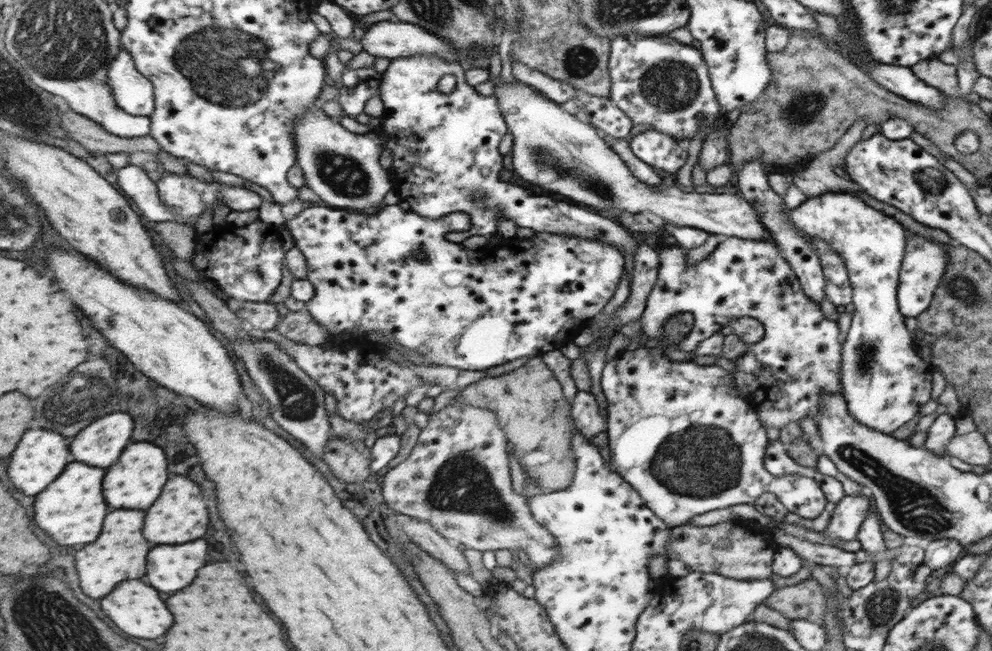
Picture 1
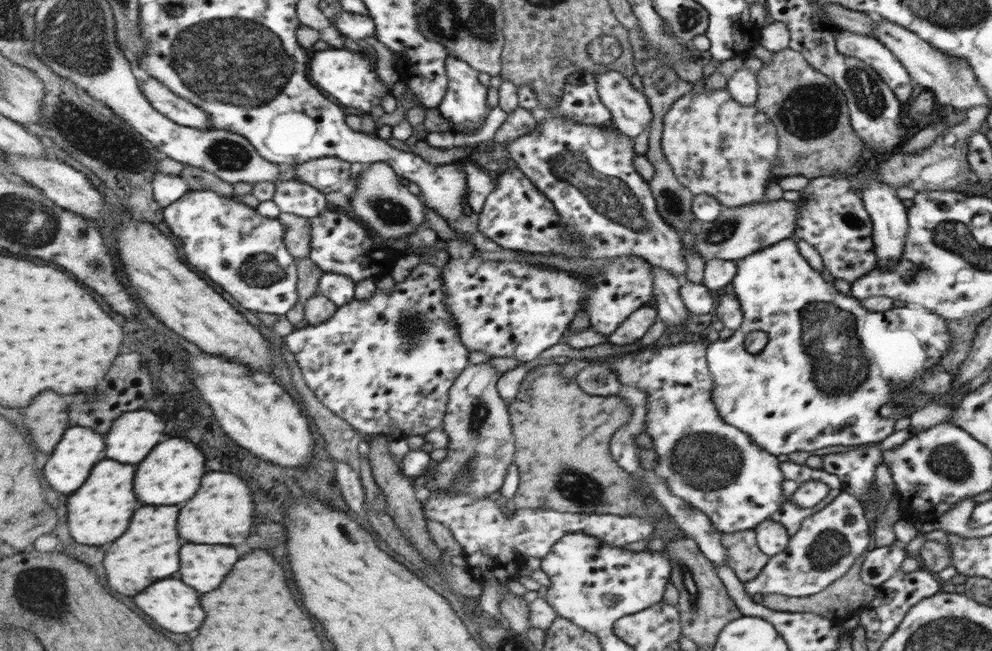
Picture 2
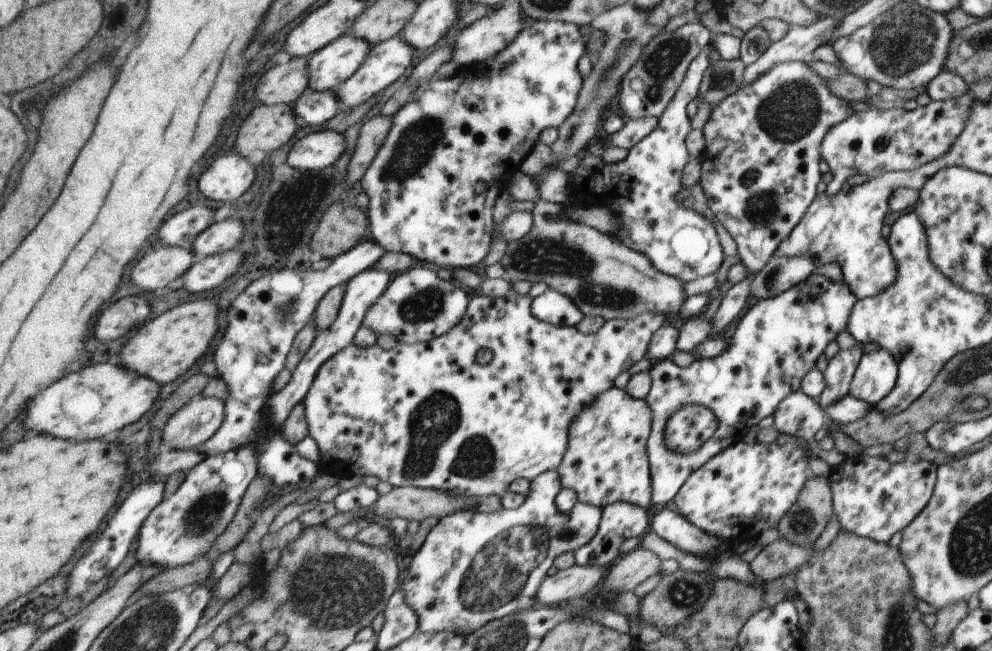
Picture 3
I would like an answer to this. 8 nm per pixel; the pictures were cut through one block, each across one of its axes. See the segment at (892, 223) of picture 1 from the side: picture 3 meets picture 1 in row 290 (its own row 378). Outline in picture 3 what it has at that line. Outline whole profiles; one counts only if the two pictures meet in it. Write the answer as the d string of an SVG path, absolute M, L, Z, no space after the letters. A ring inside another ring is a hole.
M880 348L861 356L856 367L849 394L854 398L865 400L870 406L876 406L879 400L886 398L894 390L896 376L899 376L899 366L896 366L894 358L886 349Z

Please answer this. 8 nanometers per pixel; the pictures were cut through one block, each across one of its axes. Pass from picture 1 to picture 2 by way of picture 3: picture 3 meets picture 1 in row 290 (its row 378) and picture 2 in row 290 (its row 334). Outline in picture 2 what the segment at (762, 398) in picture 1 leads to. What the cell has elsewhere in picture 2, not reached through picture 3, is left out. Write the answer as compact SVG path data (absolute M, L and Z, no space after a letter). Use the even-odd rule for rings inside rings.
M792 238L784 239L772 247L764 248L763 251L756 251L755 255L735 262L738 265L738 274L735 276L732 286L743 310L743 323L738 330L734 331L730 339L717 340L716 342L710 342L708 345L708 365L716 384L714 403L718 408L718 412L728 424L735 425L736 428L748 433L748 436L760 448L766 449L774 456L789 455L802 450L812 452L812 450L826 448L826 446L859 446L868 444L868 442L881 443L882 440L888 438L895 431L894 423L898 420L898 418L881 415L880 410L886 404L896 401L897 404L900 404L900 407L904 407L905 410L899 414L901 417L910 416L912 412L926 406L926 404L930 404L930 397L924 395L924 393L916 392L916 388L913 387L916 386L916 379L922 379L928 371L939 367L943 356L954 347L954 337L952 337L950 327L948 327L944 317L924 307L896 305L886 312L872 312L870 309L864 308L855 297L850 294L844 295L834 287L834 284L824 282L824 278L814 268L810 268L808 262L800 256L796 244L797 242L794 242ZM752 330L763 330L768 335L767 345L760 353L748 353L744 348L744 336ZM903 392L912 392L914 397L909 402L899 400L898 396L902 395Z

